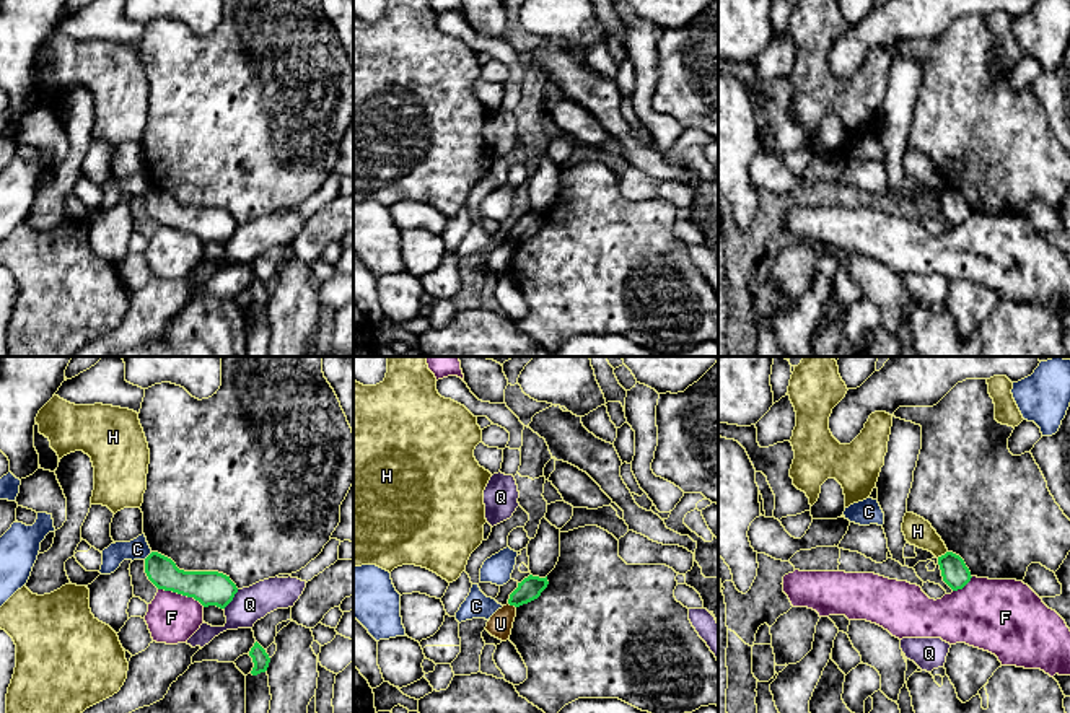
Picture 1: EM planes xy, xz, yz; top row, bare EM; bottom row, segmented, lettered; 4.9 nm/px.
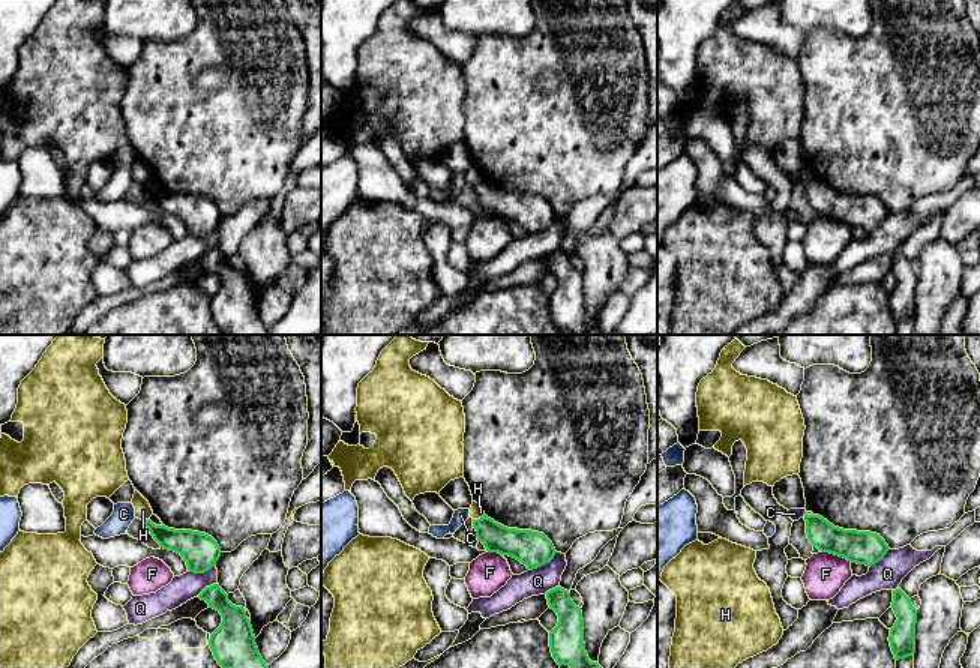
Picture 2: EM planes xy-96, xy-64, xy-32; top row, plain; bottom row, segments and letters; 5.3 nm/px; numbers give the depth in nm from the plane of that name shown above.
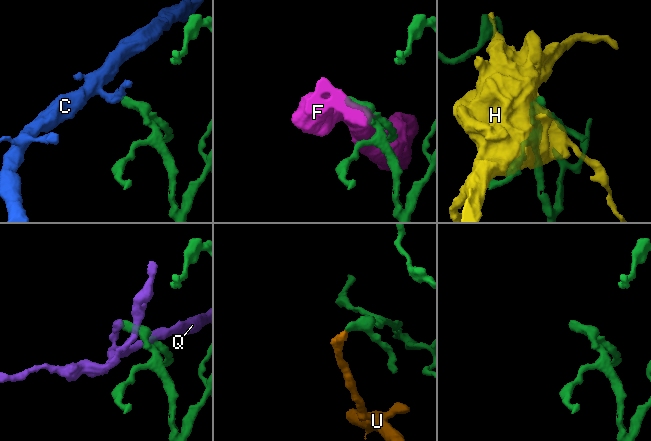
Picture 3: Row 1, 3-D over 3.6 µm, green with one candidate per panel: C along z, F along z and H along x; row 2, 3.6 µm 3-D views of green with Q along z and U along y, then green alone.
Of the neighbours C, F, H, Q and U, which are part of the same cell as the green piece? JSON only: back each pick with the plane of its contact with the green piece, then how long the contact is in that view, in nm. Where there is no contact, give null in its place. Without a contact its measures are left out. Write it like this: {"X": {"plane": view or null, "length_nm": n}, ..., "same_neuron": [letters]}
{"same_neuron": []}

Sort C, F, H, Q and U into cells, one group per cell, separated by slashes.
C / F / H / Q / U

